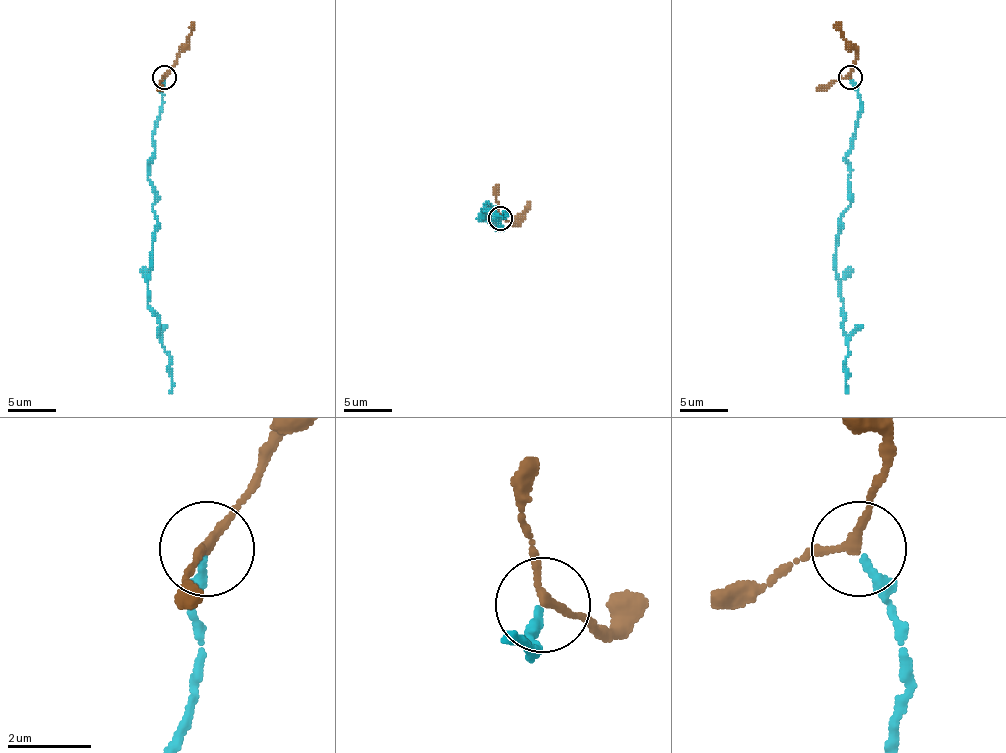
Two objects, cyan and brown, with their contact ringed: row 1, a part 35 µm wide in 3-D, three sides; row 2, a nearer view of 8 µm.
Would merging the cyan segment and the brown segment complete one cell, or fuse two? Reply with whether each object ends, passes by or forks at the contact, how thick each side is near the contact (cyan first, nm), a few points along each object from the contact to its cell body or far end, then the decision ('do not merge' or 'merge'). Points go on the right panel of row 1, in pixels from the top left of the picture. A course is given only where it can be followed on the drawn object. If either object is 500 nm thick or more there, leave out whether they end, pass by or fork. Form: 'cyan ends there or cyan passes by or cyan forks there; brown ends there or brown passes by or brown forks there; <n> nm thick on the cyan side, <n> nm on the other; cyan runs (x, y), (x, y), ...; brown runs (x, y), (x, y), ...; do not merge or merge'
cyan ends there; brown passes by; 240 nm thick on the cyan side, 190 nm on the other; cyan runs (850, 78), (860, 112), (846, 158), (850, 204), (841, 218), (836, 240), (838, 296), (848, 347), (848, 393); brown runs (850, 78), (855, 49), (836, 22); merge

